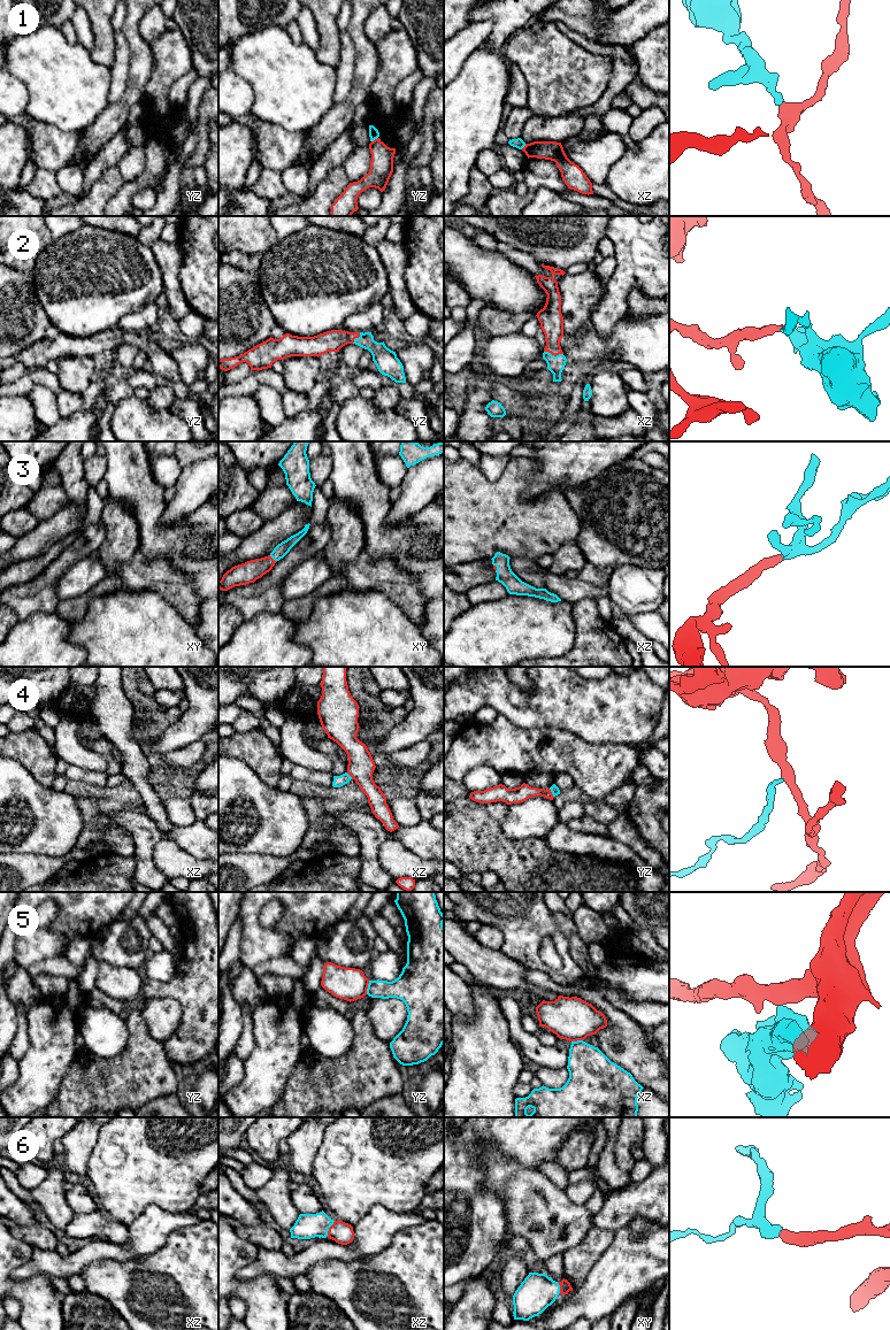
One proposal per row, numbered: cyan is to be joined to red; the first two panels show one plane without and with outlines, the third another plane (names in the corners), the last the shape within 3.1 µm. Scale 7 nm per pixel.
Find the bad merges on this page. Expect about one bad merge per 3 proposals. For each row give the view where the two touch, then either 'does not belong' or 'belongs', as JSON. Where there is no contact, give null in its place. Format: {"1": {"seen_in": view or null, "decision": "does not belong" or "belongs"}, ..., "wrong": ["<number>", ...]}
{"1": {"seen_in": "yz", "decision": "does not belong"}, "2": {"seen_in": "xz", "decision": "belongs"}, "3": {"seen_in": "xy", "decision": "belongs"}, "4": {"seen_in": "yz", "decision": "does not belong"}, "5": {"seen_in": "yz", "decision": "does not belong"}, "6": {"seen_in": "xz", "decision": "belongs"}, "wrong": ["1", "4", "5"]}

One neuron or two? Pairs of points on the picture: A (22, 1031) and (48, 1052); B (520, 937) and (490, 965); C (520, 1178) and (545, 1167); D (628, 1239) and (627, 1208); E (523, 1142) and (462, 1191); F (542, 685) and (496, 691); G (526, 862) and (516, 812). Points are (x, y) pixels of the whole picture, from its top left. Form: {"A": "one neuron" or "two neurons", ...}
{"A": "two neurons", "B": "two neurons", "C": "two neurons", "D": "two neurons", "E": "one neuron", "F": "one neuron", "G": "two neurons"}

